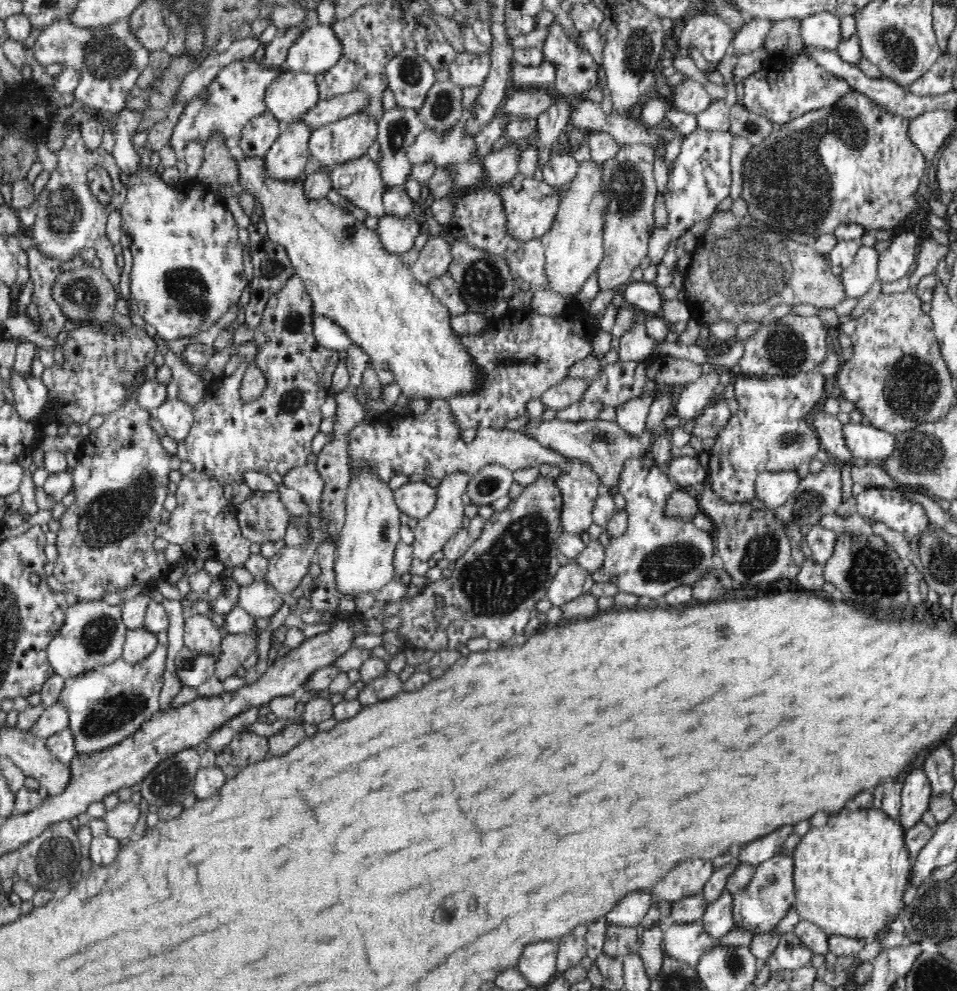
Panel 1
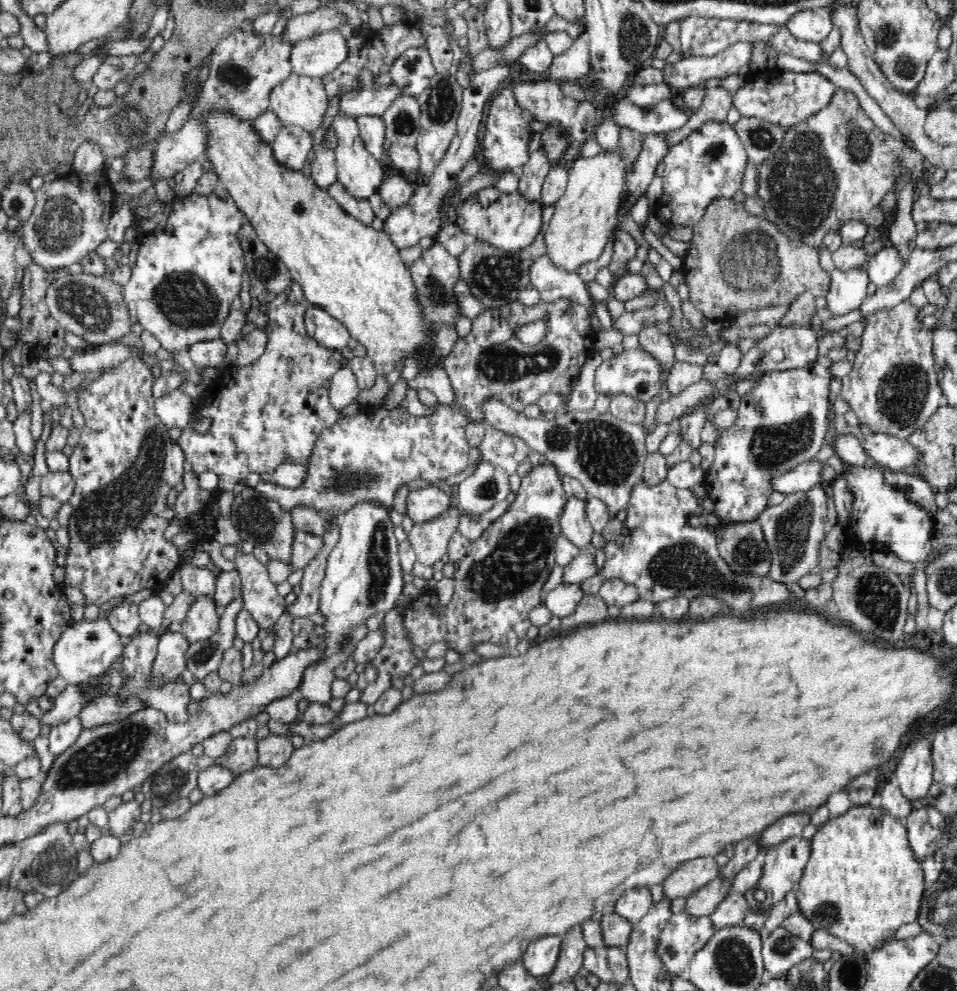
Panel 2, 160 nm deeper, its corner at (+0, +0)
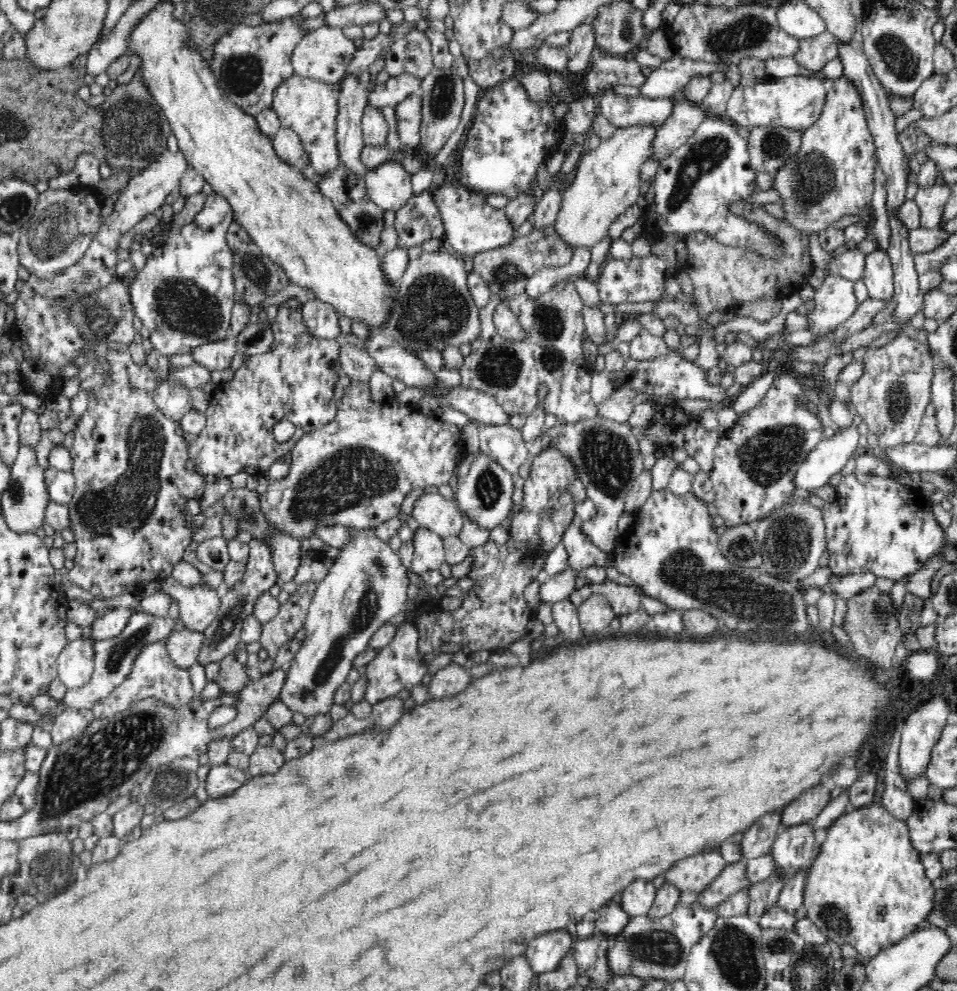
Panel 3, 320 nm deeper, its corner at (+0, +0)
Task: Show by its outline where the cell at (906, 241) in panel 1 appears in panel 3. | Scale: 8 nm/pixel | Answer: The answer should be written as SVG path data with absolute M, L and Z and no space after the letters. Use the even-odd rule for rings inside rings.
M877 249L865 256L863 281L870 298L891 300L894 294L894 268L888 252Z

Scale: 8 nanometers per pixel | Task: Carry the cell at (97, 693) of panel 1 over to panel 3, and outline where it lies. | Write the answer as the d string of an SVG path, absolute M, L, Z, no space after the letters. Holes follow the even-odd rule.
M173 629L164 640L169 662L180 670L188 670L195 662L202 644L203 633L188 629Z

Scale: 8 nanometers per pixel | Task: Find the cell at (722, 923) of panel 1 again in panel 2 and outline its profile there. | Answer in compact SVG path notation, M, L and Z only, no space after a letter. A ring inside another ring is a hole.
M730 888L725 899L716 905L710 914L712 928L715 932L722 928L732 928L739 926L746 914L745 898L743 893L736 892Z

